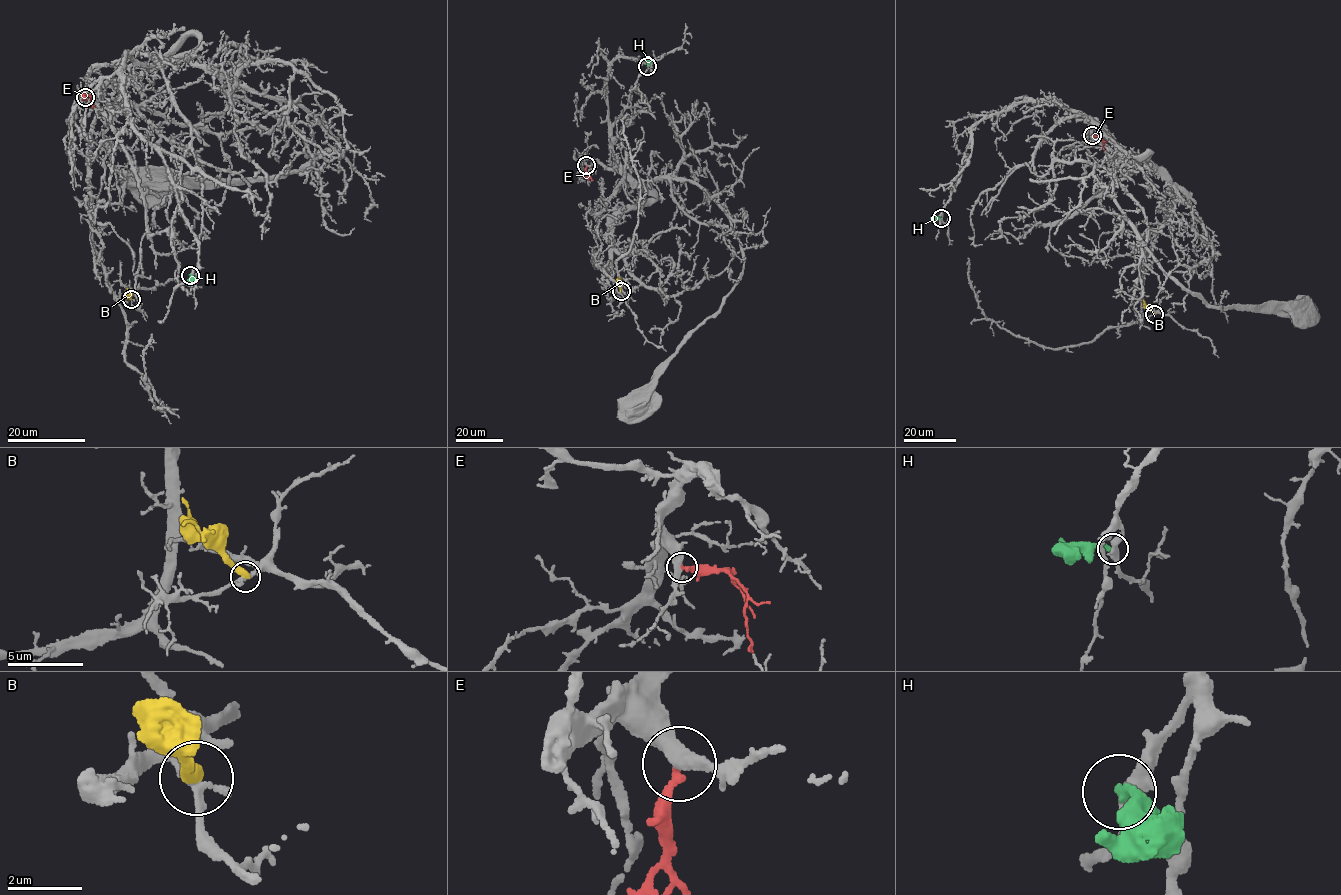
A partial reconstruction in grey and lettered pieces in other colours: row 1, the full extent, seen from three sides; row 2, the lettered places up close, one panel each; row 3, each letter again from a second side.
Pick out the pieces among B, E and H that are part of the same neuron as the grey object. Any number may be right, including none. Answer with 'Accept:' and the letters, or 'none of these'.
Accept: E

